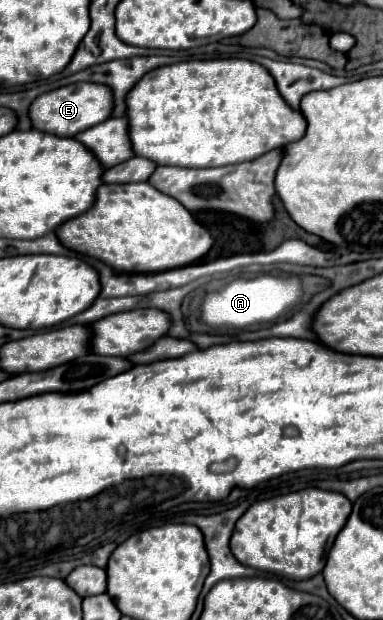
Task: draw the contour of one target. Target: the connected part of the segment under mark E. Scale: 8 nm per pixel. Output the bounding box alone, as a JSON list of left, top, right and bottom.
[29,81,111,137]

